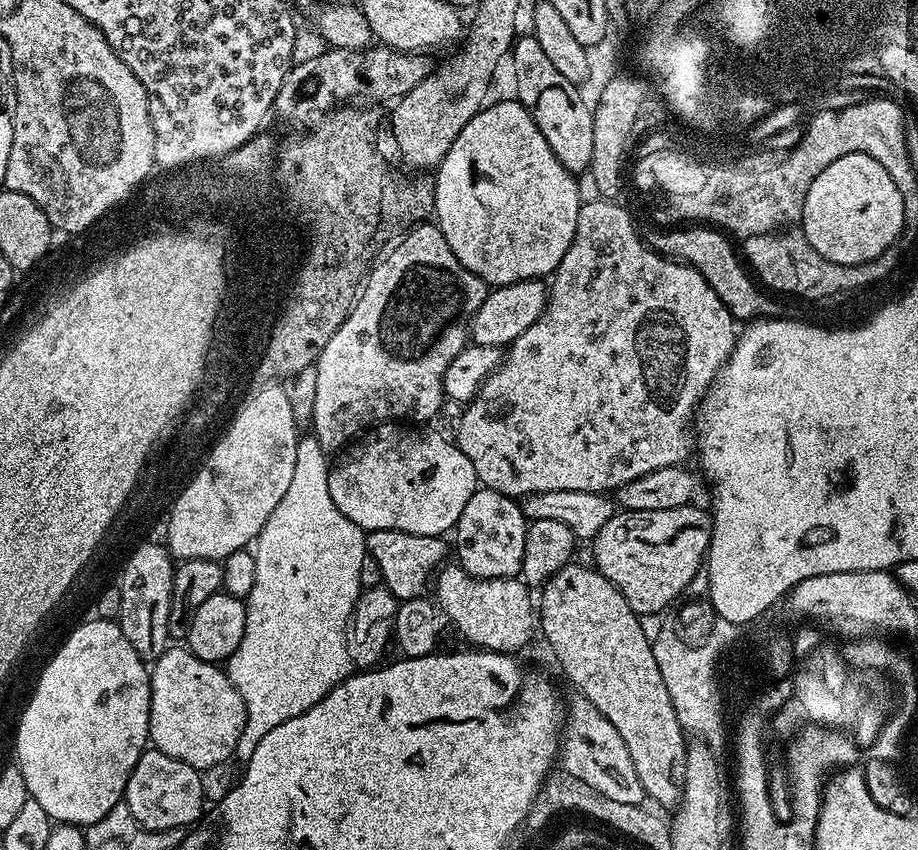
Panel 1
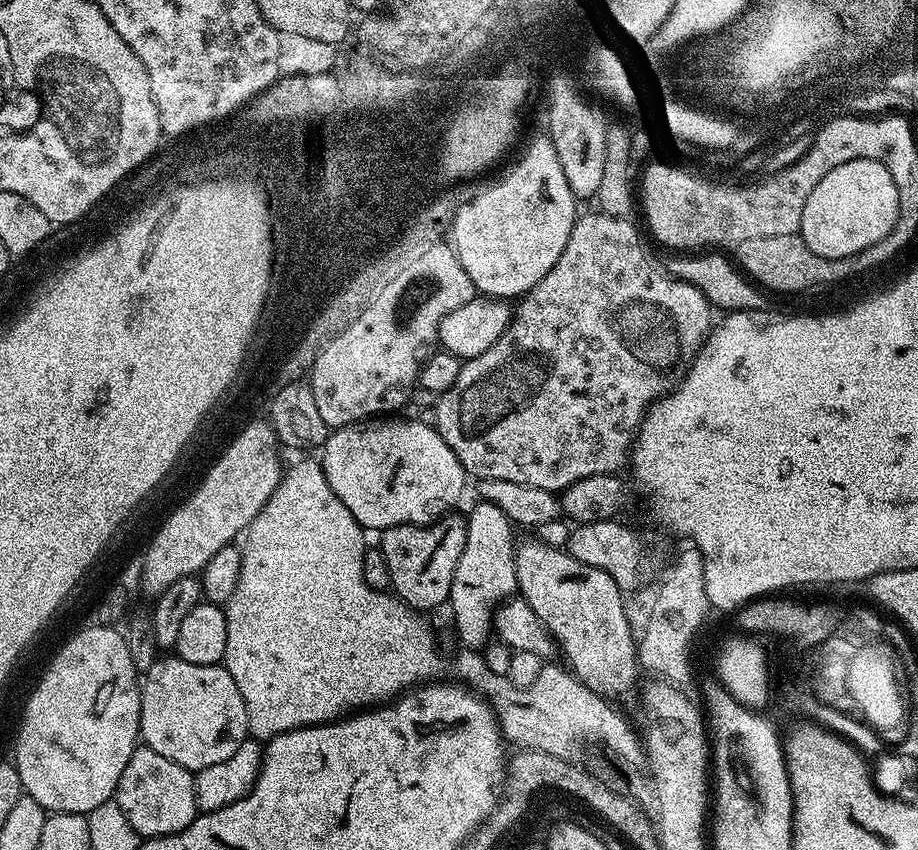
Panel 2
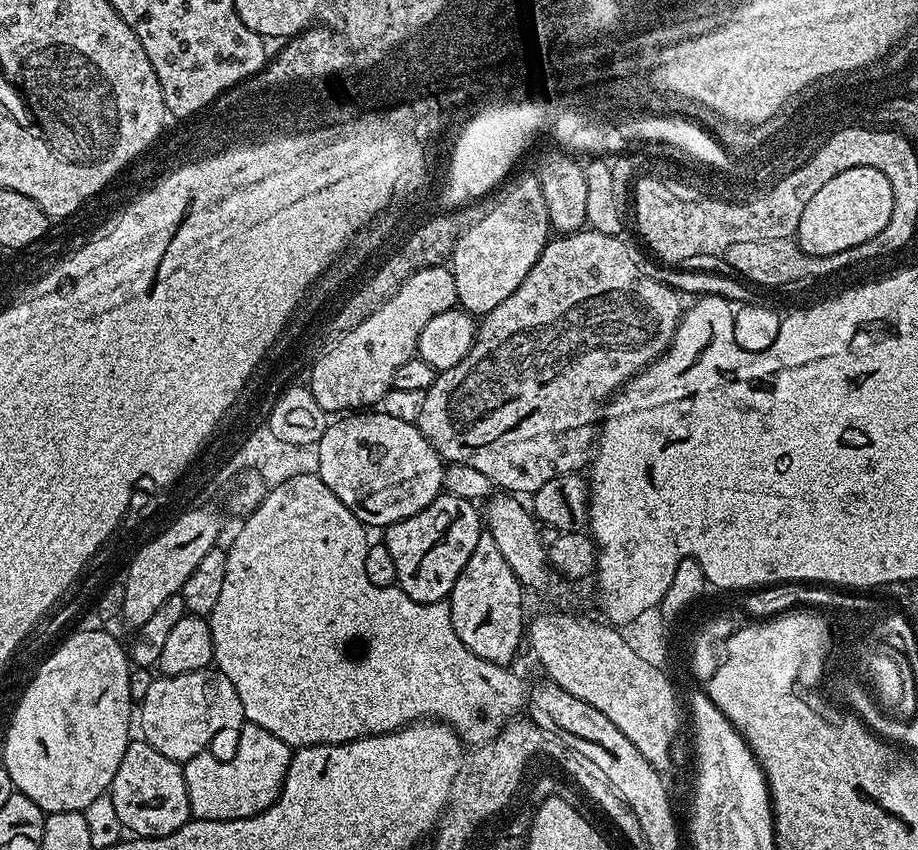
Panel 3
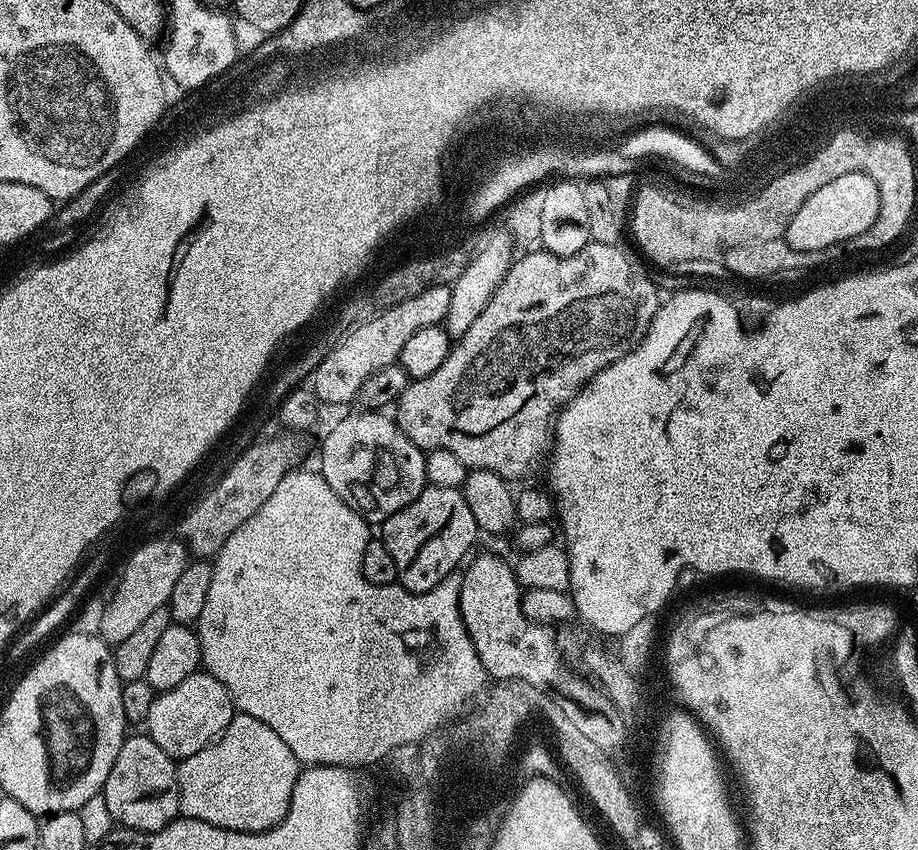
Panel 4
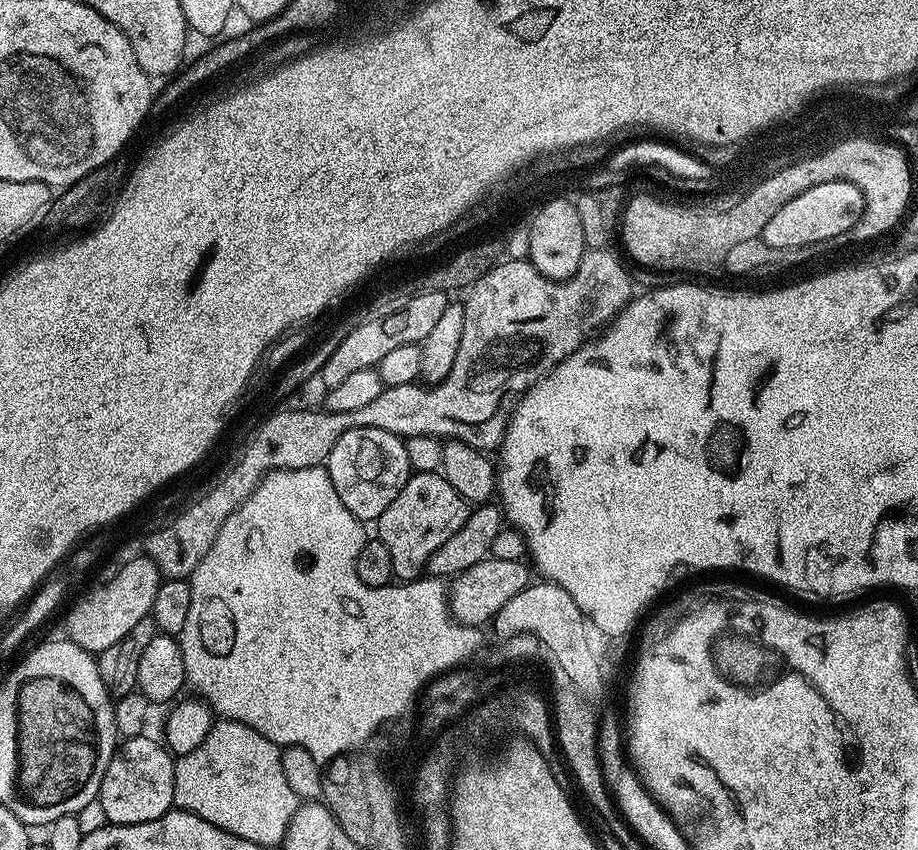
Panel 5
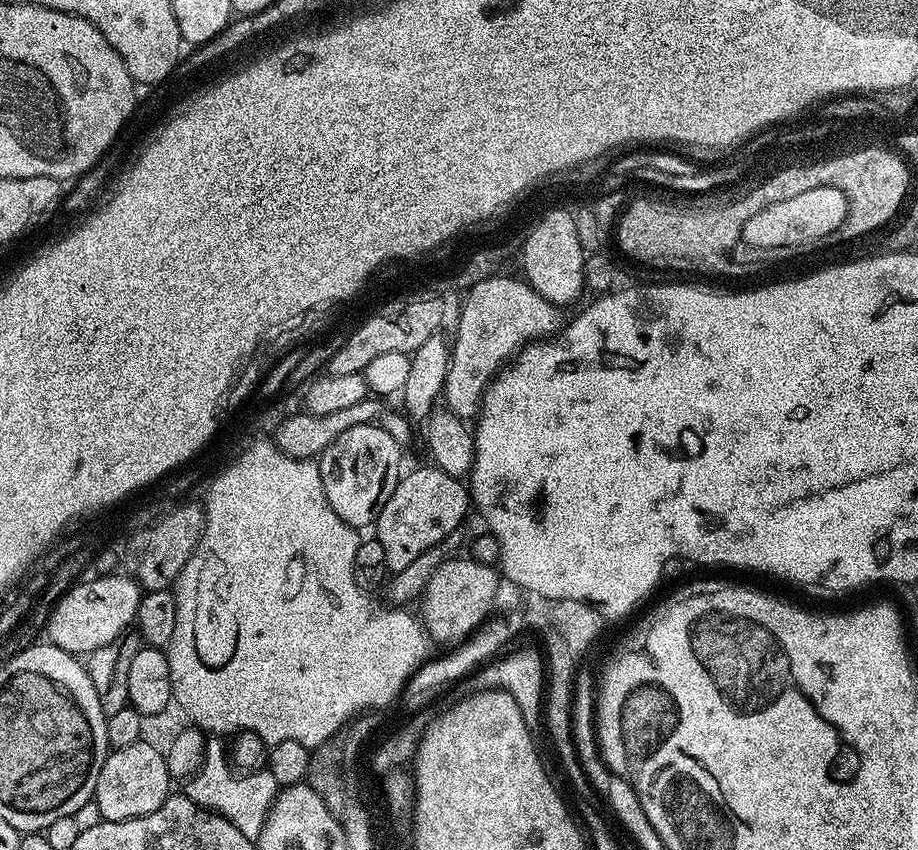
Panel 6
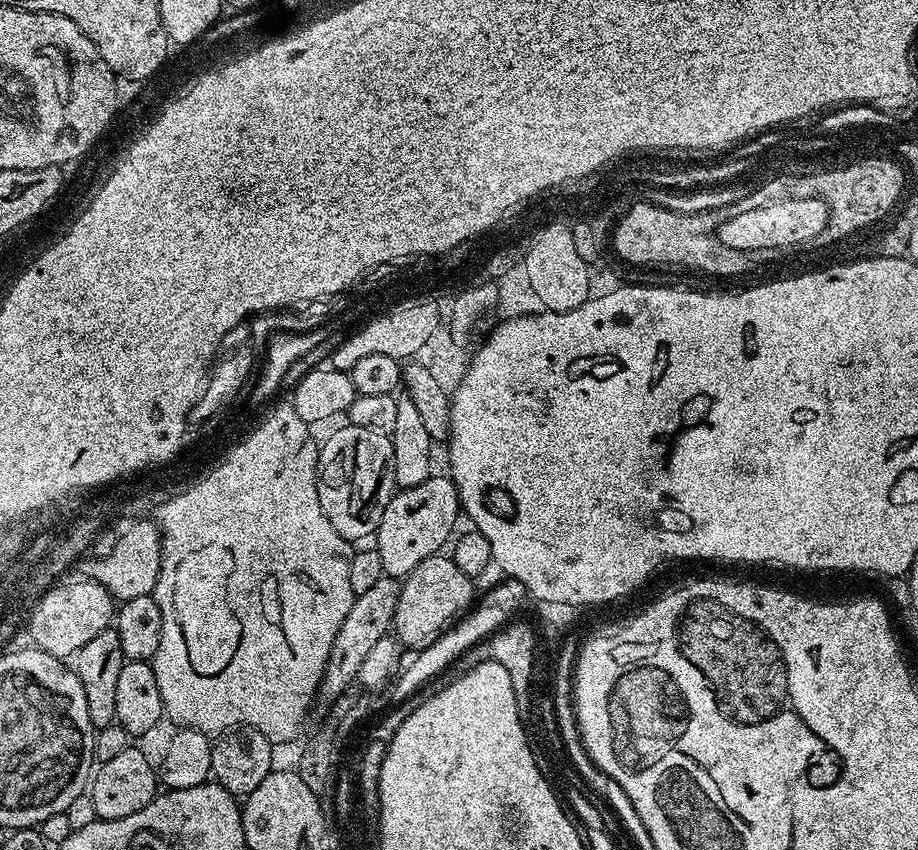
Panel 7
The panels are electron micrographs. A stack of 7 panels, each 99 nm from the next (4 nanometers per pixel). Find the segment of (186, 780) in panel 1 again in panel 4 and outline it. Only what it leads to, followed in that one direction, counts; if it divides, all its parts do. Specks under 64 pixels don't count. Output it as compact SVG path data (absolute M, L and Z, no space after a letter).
M147 734L129 735L118 750L118 758L114 758L114 766L110 766L110 774L106 778L102 795L106 798L106 806L110 806L110 814L117 825L132 828L135 832L157 832L162 830L171 820L180 816L177 765L156 745Z

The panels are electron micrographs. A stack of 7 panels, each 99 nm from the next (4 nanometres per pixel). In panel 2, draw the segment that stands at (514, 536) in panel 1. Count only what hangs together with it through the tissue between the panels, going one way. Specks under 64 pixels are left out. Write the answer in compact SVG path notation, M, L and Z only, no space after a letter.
M489 500L476 502L466 519L468 545L466 550L462 550L460 565L454 570L454 582L448 600L452 604L452 620L456 623L456 632L464 643L463 647L480 650L487 642L488 635L493 635L497 608L517 591L516 549L512 540L514 525Z

